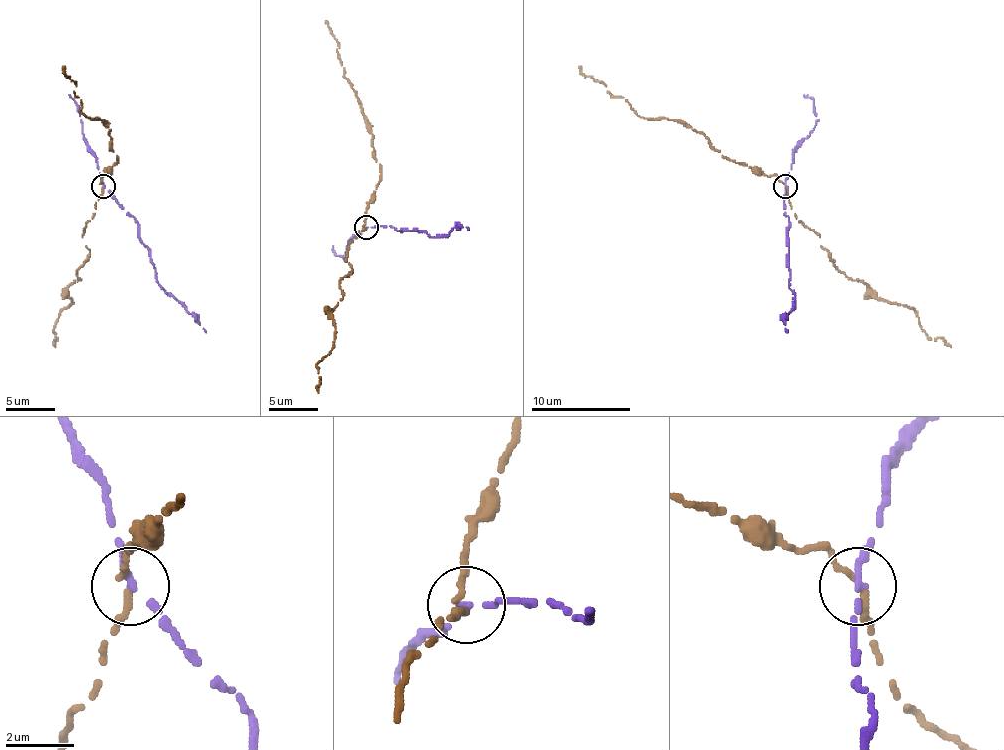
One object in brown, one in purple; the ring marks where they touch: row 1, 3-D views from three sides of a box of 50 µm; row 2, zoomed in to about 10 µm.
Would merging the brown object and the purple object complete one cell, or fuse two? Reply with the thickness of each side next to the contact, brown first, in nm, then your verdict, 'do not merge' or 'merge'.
200/180 nm | do not merge

